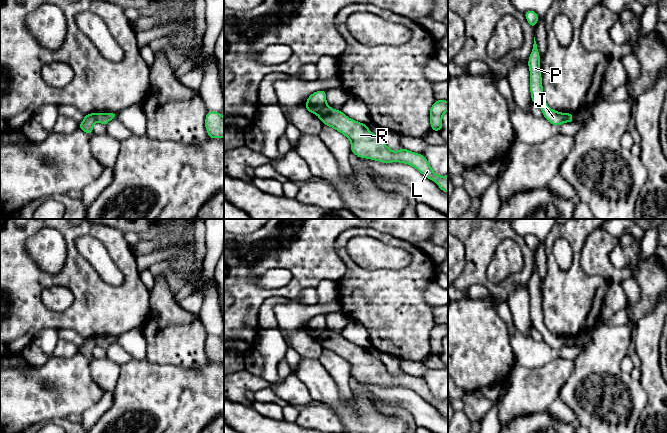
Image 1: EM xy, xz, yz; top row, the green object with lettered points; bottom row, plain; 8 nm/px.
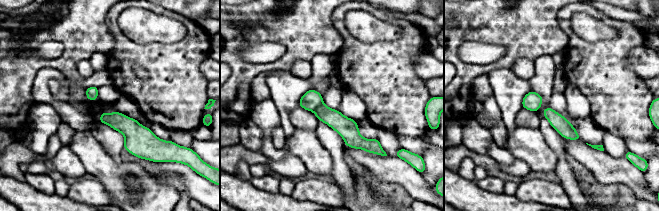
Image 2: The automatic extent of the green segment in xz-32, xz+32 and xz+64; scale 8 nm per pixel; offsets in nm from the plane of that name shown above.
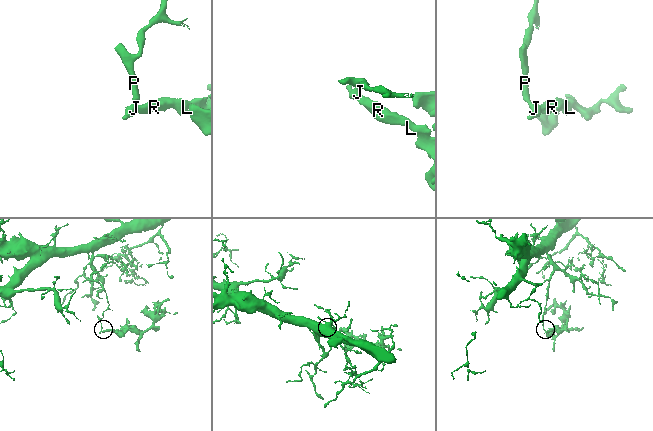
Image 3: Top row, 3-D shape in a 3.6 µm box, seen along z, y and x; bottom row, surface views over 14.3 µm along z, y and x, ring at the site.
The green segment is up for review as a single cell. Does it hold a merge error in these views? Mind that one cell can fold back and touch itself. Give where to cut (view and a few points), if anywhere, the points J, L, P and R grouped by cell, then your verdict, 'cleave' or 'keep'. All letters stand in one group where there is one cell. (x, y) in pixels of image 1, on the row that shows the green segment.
cut xz (326, 104), (316, 114); groups J P / L R; cleave

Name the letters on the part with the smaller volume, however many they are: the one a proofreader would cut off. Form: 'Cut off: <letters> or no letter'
Cut off: L, R

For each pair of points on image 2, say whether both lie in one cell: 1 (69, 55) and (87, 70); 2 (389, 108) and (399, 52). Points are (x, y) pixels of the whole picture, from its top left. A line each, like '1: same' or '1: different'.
1: different
2: same

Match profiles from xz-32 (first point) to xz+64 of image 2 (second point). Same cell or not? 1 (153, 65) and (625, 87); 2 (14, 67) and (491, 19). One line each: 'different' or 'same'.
1: same
2: same

